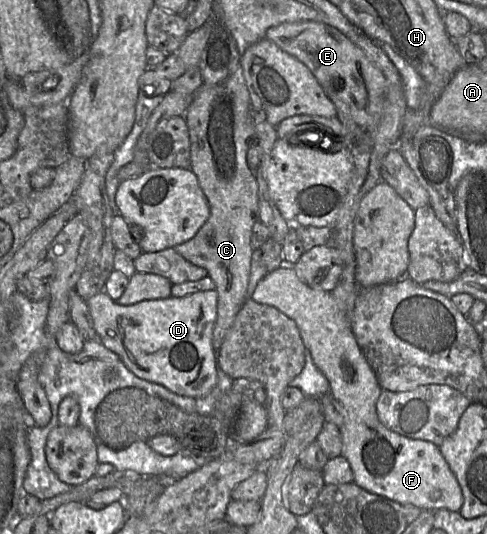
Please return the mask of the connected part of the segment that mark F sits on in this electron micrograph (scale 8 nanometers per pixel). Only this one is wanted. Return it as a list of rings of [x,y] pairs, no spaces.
[[[286,265],[268,272],[257,284],[252,299],[275,307],[294,320],[305,348],[327,378],[330,391],[344,411],[344,423],[339,428],[342,456],[350,464],[353,482],[368,492],[402,505],[459,512],[463,505],[462,490],[439,446],[402,436],[380,422],[376,403],[383,389],[357,343],[351,323],[332,293],[308,286],[299,279],[293,266]]]

